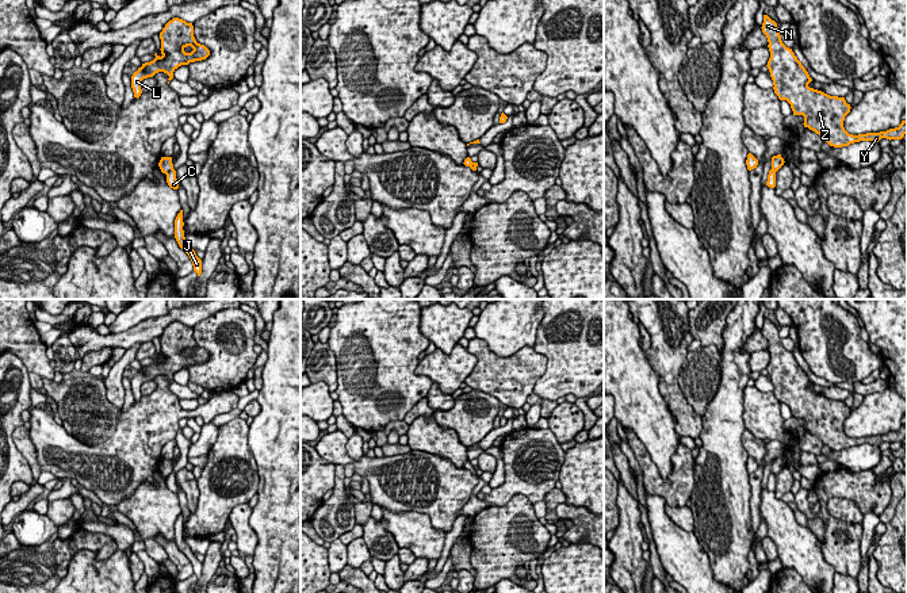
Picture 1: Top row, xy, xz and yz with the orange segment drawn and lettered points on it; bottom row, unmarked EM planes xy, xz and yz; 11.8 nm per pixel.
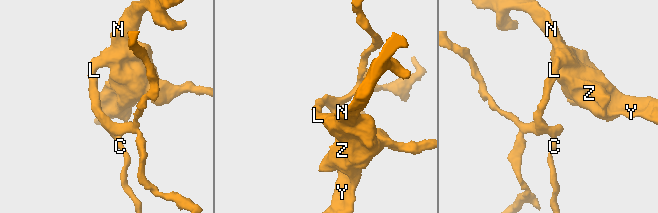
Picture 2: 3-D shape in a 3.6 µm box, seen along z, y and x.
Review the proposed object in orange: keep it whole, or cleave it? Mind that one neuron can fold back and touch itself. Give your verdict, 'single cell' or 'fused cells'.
fused cells

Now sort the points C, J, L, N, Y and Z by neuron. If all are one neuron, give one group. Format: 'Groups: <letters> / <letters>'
Groups: C J / L N Y Z

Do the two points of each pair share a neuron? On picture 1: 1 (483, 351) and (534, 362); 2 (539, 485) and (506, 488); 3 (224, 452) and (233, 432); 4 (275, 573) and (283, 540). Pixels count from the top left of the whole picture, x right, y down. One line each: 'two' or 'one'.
1: one
2: one
3: one
4: one

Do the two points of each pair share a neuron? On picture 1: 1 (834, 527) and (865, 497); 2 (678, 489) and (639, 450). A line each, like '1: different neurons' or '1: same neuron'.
1: same neuron
2: same neuron

